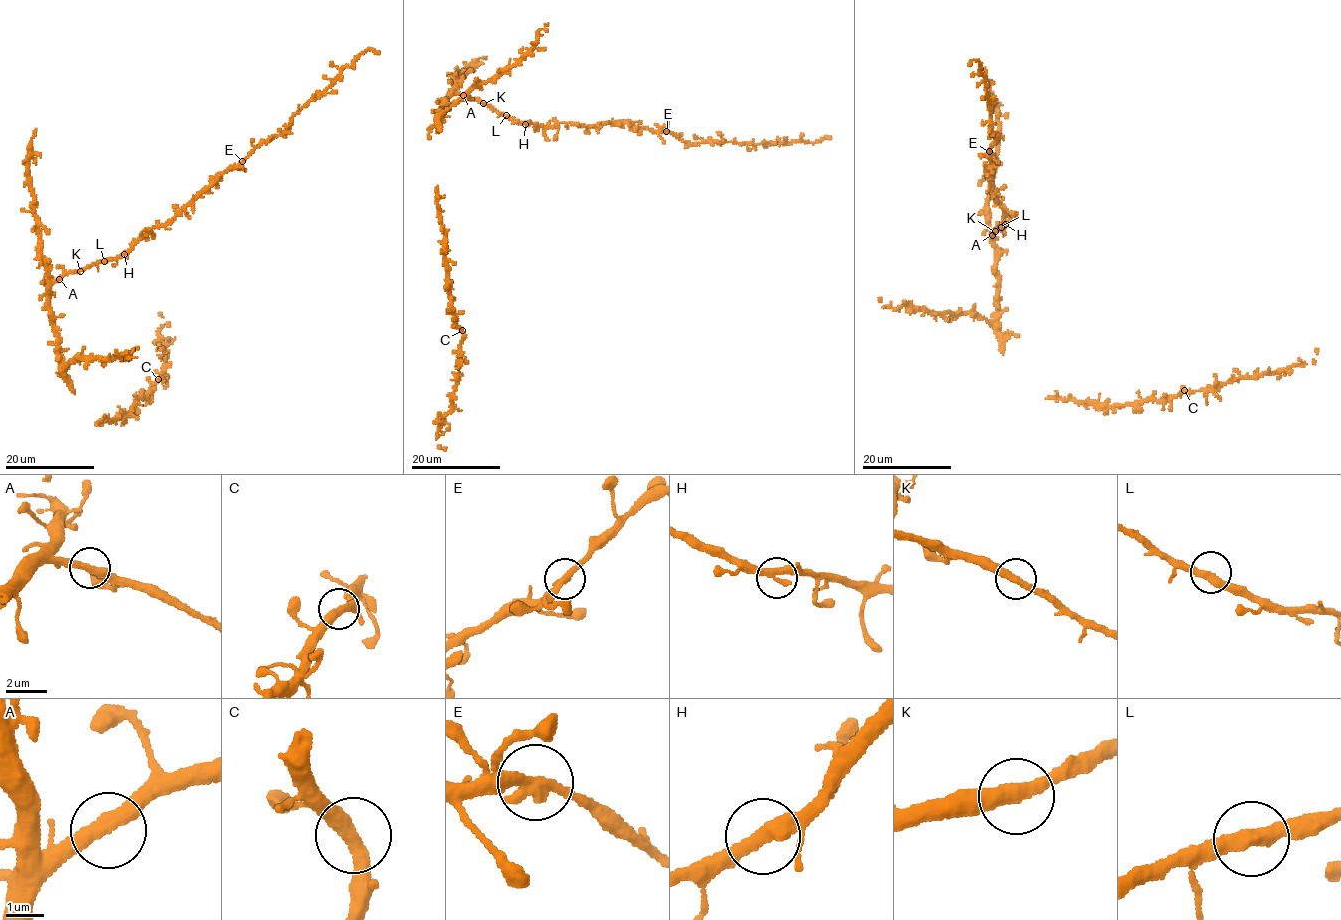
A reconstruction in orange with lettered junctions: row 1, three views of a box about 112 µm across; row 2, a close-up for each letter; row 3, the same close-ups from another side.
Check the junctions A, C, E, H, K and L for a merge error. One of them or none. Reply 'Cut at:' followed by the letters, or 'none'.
Cut at: none

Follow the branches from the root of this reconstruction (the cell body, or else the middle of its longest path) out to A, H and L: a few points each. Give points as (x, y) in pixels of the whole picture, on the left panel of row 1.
A: (49, 311), (49, 289), (59, 279)
H: (49, 311), (49, 289), (56, 281), (66, 274), (124, 254)
L: (49, 311), (49, 289), (54, 283), (66, 274), (104, 261)

